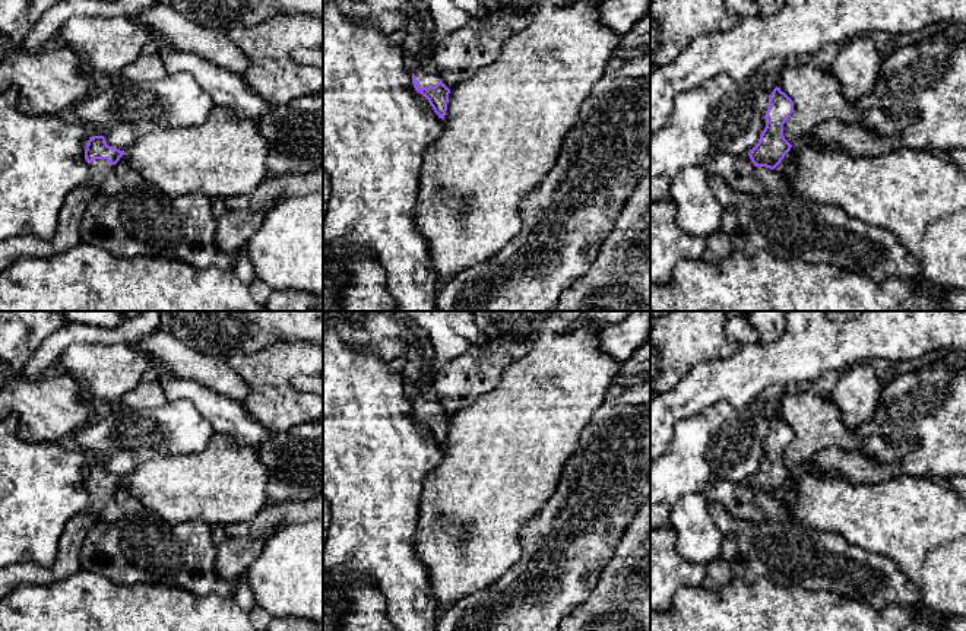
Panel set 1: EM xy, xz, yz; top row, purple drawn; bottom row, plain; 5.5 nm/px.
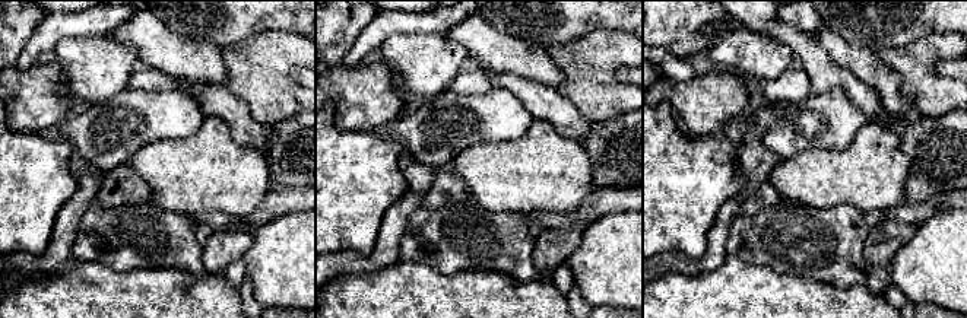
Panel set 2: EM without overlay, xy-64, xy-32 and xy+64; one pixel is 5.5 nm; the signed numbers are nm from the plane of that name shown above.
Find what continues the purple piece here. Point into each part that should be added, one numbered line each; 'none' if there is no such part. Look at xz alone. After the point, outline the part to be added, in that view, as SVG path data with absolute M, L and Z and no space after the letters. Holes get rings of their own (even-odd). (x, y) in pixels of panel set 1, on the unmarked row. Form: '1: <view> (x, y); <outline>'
1: xz (426, 405); M412 389L412 400L417 403L419 415L436 413L441 408L436 399L422 396L417 389Z

